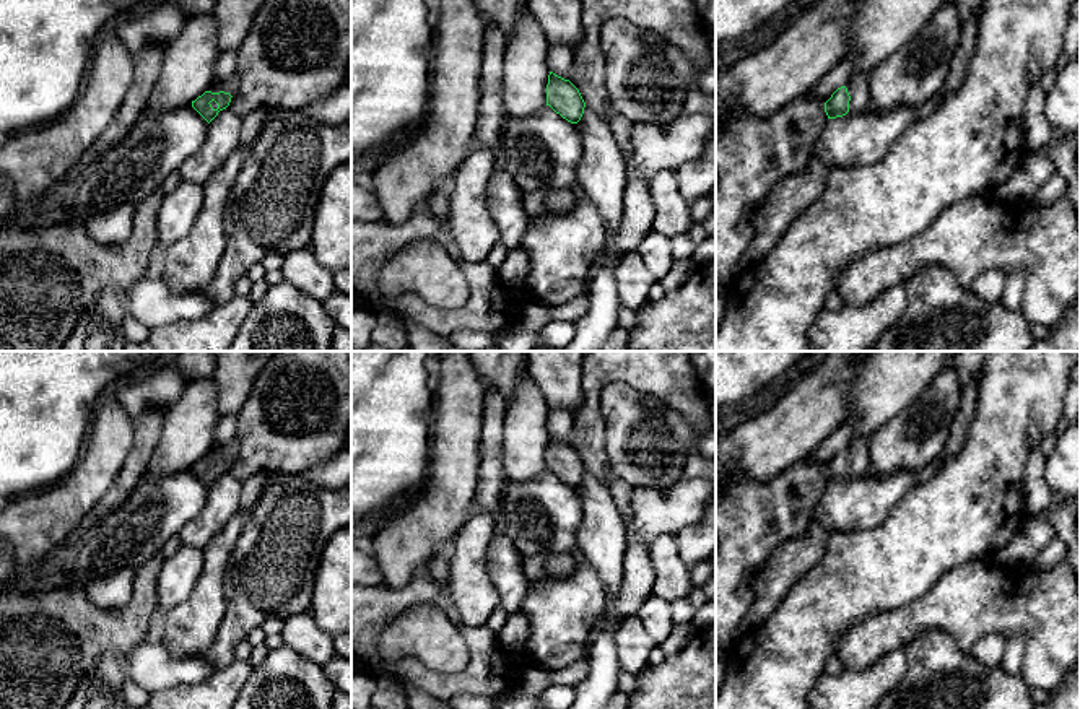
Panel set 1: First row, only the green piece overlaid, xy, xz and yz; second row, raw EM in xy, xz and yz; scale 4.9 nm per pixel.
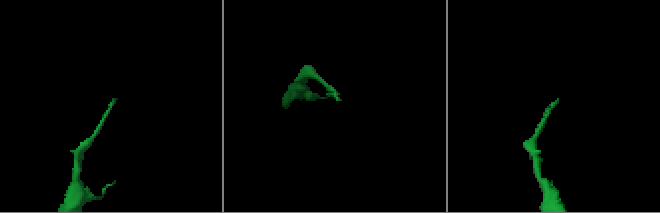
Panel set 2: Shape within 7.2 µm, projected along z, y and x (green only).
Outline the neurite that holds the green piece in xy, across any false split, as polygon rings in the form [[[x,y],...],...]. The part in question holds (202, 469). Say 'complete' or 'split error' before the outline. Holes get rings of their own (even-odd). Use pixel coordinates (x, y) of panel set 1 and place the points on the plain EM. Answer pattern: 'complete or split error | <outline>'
split error | [[[231,439],[224,447],[211,450],[192,465],[192,472],[210,488],[220,475],[226,473],[237,454],[237,439]]]

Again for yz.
split error | [[[854,437],[846,450],[838,452],[825,467],[828,483],[843,481],[847,476],[865,475],[870,462],[870,444],[865,437]]]

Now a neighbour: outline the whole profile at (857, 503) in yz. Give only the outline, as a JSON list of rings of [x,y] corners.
[[[896,472],[885,478],[847,476],[843,481],[828,483],[812,514],[812,522],[821,524],[830,535],[873,530],[919,485],[916,472]]]

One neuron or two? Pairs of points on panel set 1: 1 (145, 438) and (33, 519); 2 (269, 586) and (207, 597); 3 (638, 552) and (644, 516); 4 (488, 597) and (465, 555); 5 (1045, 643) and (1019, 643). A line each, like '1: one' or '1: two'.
1: two
2: two
3: two
4: one
5: two

